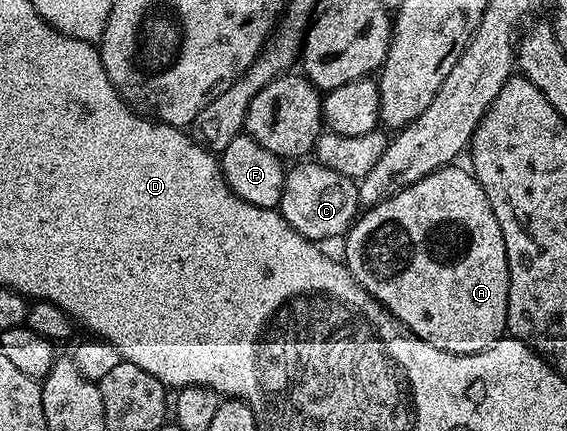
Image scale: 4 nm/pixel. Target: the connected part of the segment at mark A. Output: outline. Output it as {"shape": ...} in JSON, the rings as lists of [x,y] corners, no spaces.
{"shape":[[[452,163],[444,169],[438,169],[427,175],[425,179],[410,185],[407,189],[392,194],[386,201],[380,201],[379,204],[368,208],[345,234],[345,242],[347,241],[345,264],[350,273],[357,279],[357,283],[361,287],[365,287],[365,291],[369,291],[369,295],[373,295],[373,299],[381,302],[404,329],[417,335],[425,343],[431,343],[433,347],[450,353],[480,353],[507,333],[507,304],[509,303],[509,283],[511,280],[507,266],[505,239],[501,235],[497,215],[493,215],[493,207],[489,207],[489,199],[474,172],[468,171],[466,168],[464,168],[465,170],[458,169],[457,166],[458,164]]]}

